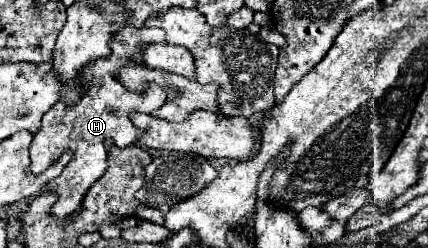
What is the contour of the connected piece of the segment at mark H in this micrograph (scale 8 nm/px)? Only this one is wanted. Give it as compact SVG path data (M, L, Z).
M134 26L120 28L110 38L110 48L112 48L110 58L100 58L100 62L96 62L96 66L92 66L92 70L88 70L88 74L92 74L92 82L88 82L88 90L84 90L84 98L80 98L80 102L76 102L76 106L72 106L72 110L64 110L64 106L60 106L60 102L58 102L44 114L42 128L38 130L38 134L34 136L32 146L30 146L32 164L28 166L28 172L42 174L46 168L56 164L66 150L72 152L72 158L66 164L64 172L58 178L54 178L52 182L48 182L48 188L44 188L44 192L54 192L58 196L58 200L50 208L50 214L54 218L66 220L66 218L72 218L74 214L78 214L82 200L84 200L86 192L90 190L92 182L96 182L108 166L106 164L108 150L112 146L126 148L138 140L140 130L126 116L130 112L150 114L166 102L166 92L158 86L152 86L144 94L132 94L130 90L124 90L124 86L120 86L120 82L116 84L116 80L114 80L114 72L120 66L124 66L130 58L136 64L142 64L142 58L140 58L142 44L158 42L158 40L164 40L164 32L160 28L134 28Z

